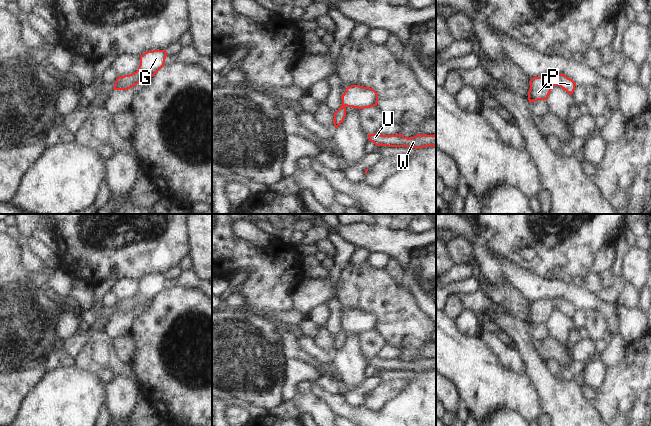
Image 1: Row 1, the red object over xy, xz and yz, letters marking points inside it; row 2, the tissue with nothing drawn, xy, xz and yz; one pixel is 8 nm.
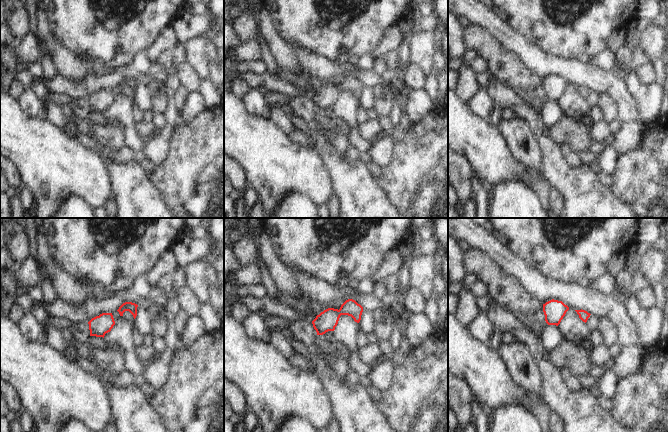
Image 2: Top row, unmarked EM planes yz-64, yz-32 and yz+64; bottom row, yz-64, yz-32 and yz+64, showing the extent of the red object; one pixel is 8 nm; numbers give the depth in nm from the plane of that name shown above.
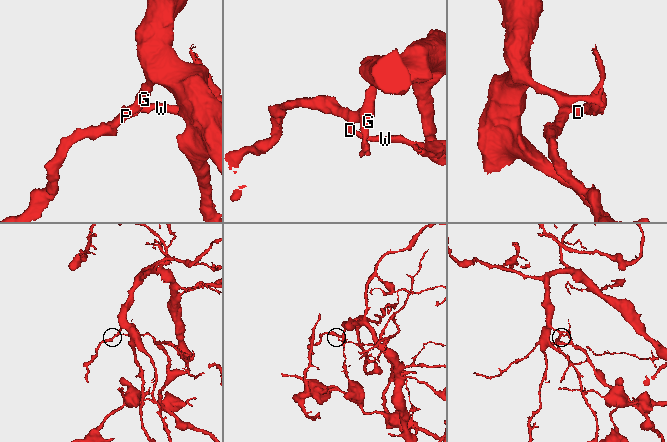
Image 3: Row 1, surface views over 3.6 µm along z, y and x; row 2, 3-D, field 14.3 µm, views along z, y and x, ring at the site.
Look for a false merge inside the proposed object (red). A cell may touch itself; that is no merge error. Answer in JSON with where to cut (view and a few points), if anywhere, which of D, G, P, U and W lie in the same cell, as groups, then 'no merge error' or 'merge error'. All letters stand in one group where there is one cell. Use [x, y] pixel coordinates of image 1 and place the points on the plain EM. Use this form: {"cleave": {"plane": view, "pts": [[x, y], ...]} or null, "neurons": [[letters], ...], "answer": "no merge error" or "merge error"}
{"cleave": {"plane": "yz", "pts": [[551, 300], [554, 309]]}, "neurons": [["D", "U", "W"], ["G", "P"]], "answer": "merge error"}

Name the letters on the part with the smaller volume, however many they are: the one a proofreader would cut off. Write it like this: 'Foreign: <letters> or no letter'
Foreign: D, U, W

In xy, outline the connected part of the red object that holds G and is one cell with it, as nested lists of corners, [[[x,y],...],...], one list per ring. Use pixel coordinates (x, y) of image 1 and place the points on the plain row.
[[[165,274],[147,275],[140,280],[140,289],[136,296],[118,300],[113,314],[127,314],[153,301],[164,289],[167,280]]]

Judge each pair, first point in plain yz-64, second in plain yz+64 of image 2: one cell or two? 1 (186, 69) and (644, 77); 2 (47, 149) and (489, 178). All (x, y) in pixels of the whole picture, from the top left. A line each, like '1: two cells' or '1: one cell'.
1: one cell
2: one cell

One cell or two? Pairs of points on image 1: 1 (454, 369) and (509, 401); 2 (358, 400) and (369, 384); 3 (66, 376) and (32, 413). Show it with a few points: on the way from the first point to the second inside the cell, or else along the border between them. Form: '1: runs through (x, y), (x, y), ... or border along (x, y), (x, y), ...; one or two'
1: runs through (468, 369), (472, 369), (489, 386), (495, 387); one
2: runs through (358, 396), (365, 388); one
3: runs through (60, 385), (41, 404); one

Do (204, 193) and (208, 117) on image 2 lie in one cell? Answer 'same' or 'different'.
same

